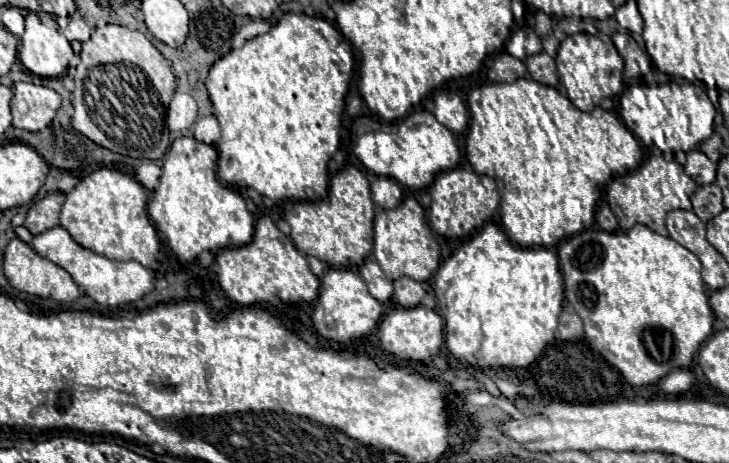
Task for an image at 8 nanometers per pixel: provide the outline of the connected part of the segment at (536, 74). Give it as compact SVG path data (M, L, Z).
M538 53L538 55L530 55L526 59L526 67L528 67L528 75L548 87L558 87L558 73L556 73L556 63L548 53Z

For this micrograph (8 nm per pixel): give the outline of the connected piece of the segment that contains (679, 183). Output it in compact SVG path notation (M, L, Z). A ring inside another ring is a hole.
M650 156L634 173L616 177L606 191L606 201L612 213L618 217L622 229L632 229L634 225L646 225L658 235L668 235L666 215L674 209L692 209L690 197L696 193L698 185L686 175L684 167L676 160L667 161L663 156Z

